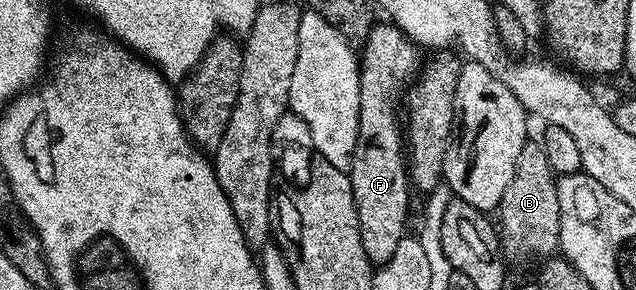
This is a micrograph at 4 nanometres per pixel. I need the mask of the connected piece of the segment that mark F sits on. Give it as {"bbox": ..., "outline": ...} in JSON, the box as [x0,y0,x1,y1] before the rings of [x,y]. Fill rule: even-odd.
{"bbox":[347,22,423,265],"outline":[[[384,22],[373,26],[359,51],[359,129],[353,164],[347,172],[357,206],[363,249],[373,265],[385,264],[391,253],[395,253],[395,245],[399,245],[399,241],[407,235],[405,218],[409,215],[411,182],[407,170],[403,127],[402,124],[401,127],[397,124],[393,98],[416,80],[423,66],[422,52],[417,44],[392,22]]]}

